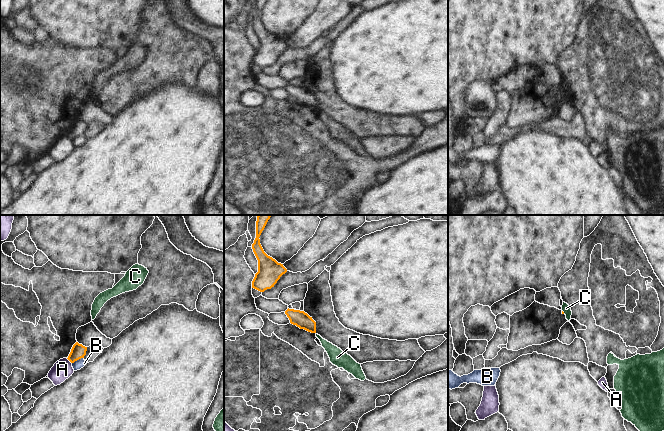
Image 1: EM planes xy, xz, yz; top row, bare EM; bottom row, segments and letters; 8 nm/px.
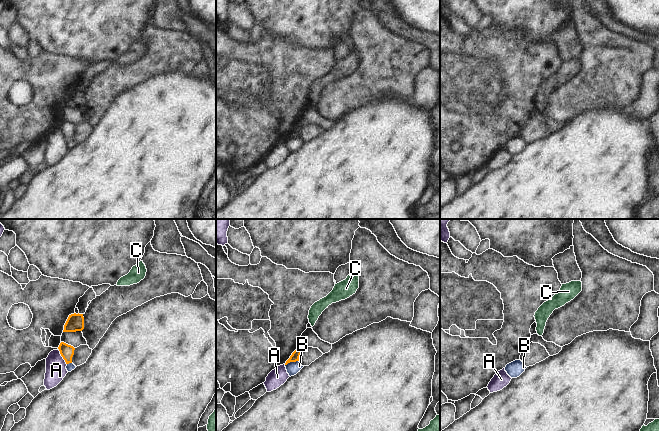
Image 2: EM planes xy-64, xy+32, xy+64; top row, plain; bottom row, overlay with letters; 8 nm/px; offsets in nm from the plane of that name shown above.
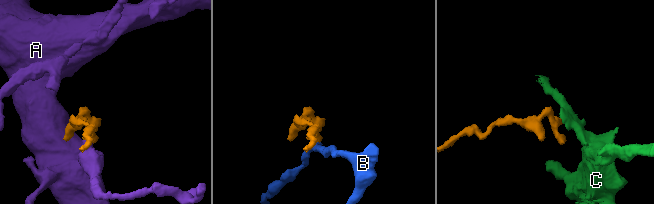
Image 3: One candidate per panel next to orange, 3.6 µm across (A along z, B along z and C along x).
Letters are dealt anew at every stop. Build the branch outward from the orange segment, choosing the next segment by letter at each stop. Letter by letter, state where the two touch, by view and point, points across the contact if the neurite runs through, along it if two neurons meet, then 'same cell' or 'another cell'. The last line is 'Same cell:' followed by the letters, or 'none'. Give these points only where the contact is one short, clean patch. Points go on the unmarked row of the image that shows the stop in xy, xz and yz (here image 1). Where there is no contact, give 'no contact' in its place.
A: xy (69, 136) | along xy (66, 134), (71, 139) | another cell
B: xy (77, 135) | along xy (83, 133), (72, 139) | another cell
C: yz (563, 88) | along yz (562, 86), (564, 89) | another cell
Same cell: none

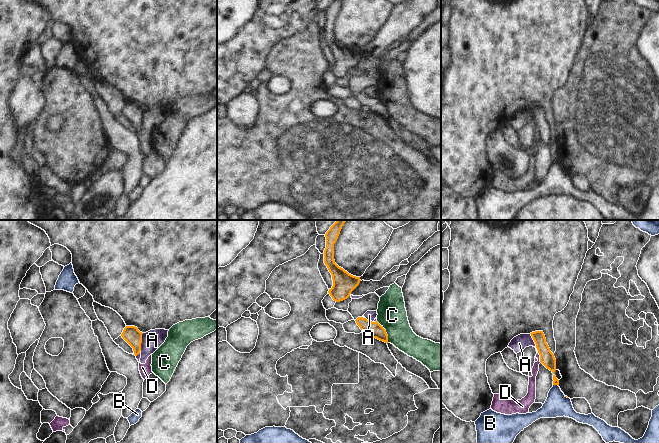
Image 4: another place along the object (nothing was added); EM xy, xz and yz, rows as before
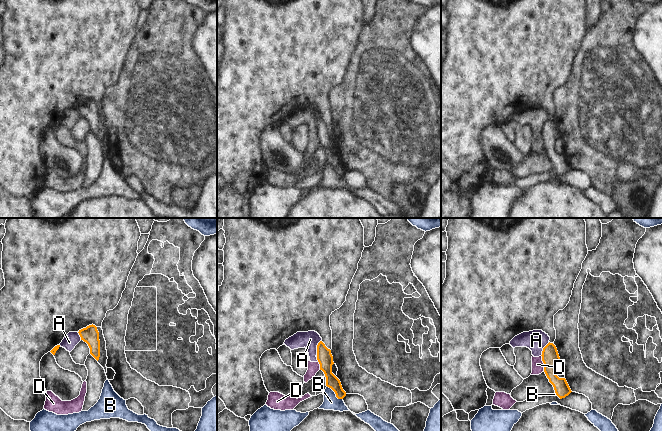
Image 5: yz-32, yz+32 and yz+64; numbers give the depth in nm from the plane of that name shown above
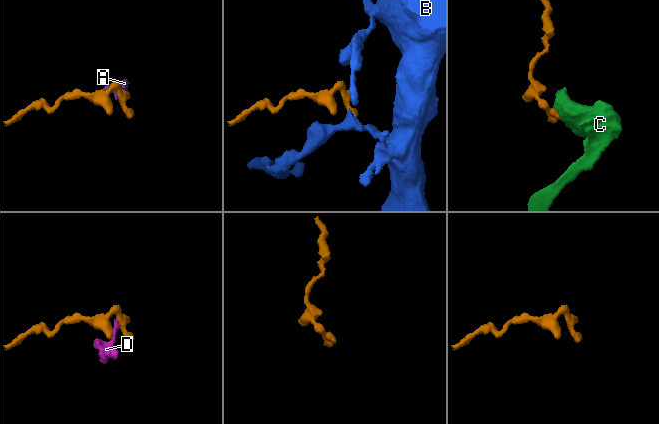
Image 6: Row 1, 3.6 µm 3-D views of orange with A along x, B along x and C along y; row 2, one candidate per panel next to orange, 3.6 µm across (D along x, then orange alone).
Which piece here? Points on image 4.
A: xy (141, 118) | another cell
B: yz (556, 160) | along yz (553, 160), (558, 162) | another cell
C: xz (385, 108) | along xz (376, 97), (385, 106), (388, 118) | another cell
D: yz (540, 132) | along yz (537, 125), (541, 138) | another cell
Same cell: none

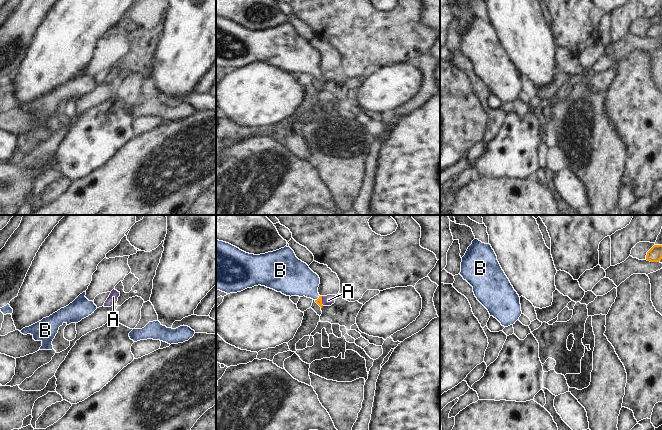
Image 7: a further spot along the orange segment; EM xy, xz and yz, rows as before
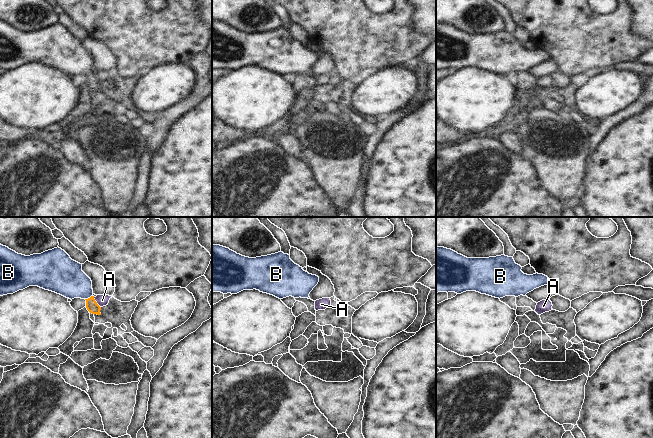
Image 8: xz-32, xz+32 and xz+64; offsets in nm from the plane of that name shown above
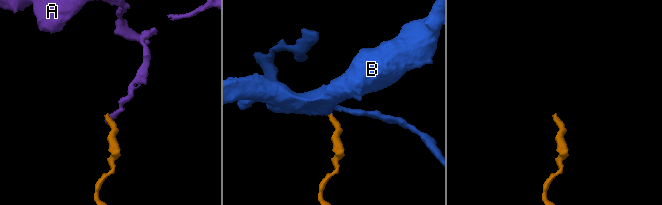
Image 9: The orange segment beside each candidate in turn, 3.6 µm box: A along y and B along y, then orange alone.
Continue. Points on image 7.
A: xz (321, 77) | along xz (321, 72), (321, 79), (323, 81) | another cell
B: xz (318, 74) | across xz (319, 77), (318, 74), (300, 56), (294, 54) | same cell
Same cell: B

